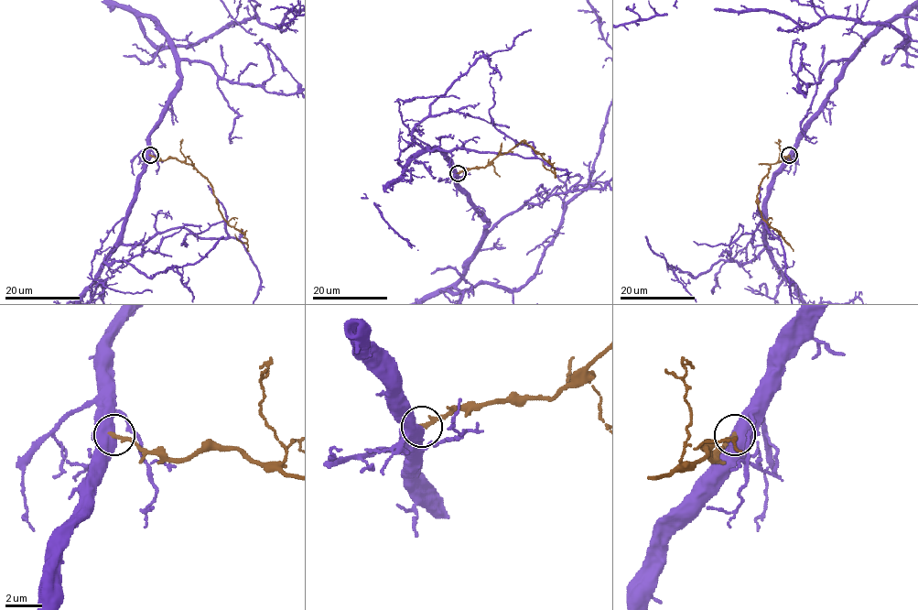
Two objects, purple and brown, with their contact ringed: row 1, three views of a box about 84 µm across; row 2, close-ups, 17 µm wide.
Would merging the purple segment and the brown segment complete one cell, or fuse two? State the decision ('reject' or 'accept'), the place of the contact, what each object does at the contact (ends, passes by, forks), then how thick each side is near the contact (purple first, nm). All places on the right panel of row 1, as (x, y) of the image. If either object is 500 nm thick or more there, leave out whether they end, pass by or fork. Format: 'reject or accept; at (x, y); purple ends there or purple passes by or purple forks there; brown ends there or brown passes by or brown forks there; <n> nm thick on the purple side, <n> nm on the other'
reject; at (789, 155); 800 nm thick on the purple side, 260 nm on the other

